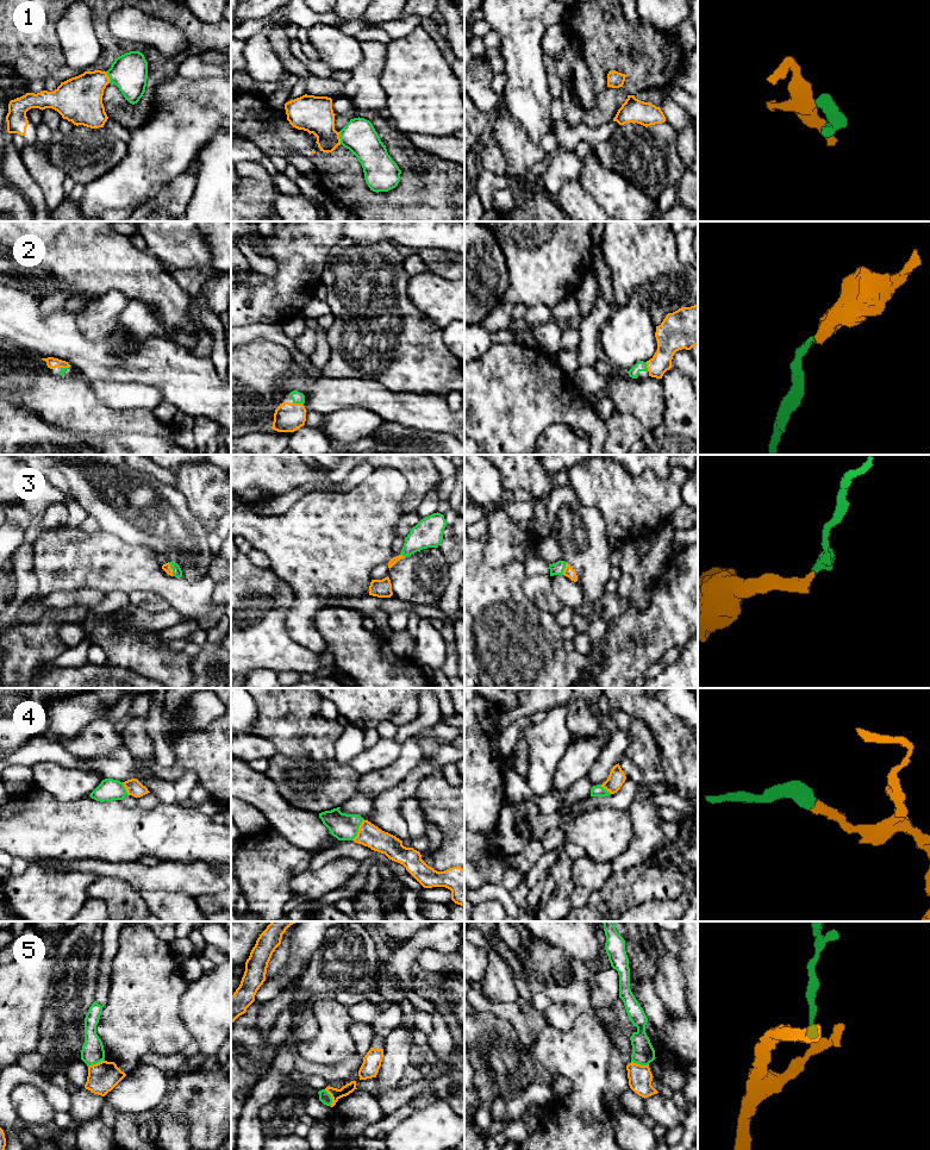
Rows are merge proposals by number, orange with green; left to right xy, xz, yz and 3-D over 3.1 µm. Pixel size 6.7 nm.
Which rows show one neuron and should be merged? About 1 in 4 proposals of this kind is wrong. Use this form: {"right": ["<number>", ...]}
{"right": ["1", "2", "3", "4"]}

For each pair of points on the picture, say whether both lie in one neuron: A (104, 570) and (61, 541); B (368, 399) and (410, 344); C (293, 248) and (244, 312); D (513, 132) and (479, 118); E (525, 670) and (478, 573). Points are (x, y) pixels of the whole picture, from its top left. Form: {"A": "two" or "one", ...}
{"A": "one", "B": "two", "C": "one", "D": "two", "E": "one"}

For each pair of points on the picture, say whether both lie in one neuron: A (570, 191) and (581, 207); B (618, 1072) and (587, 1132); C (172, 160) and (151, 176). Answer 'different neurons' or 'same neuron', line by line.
A: same neuron
B: different neurons
C: same neuron

